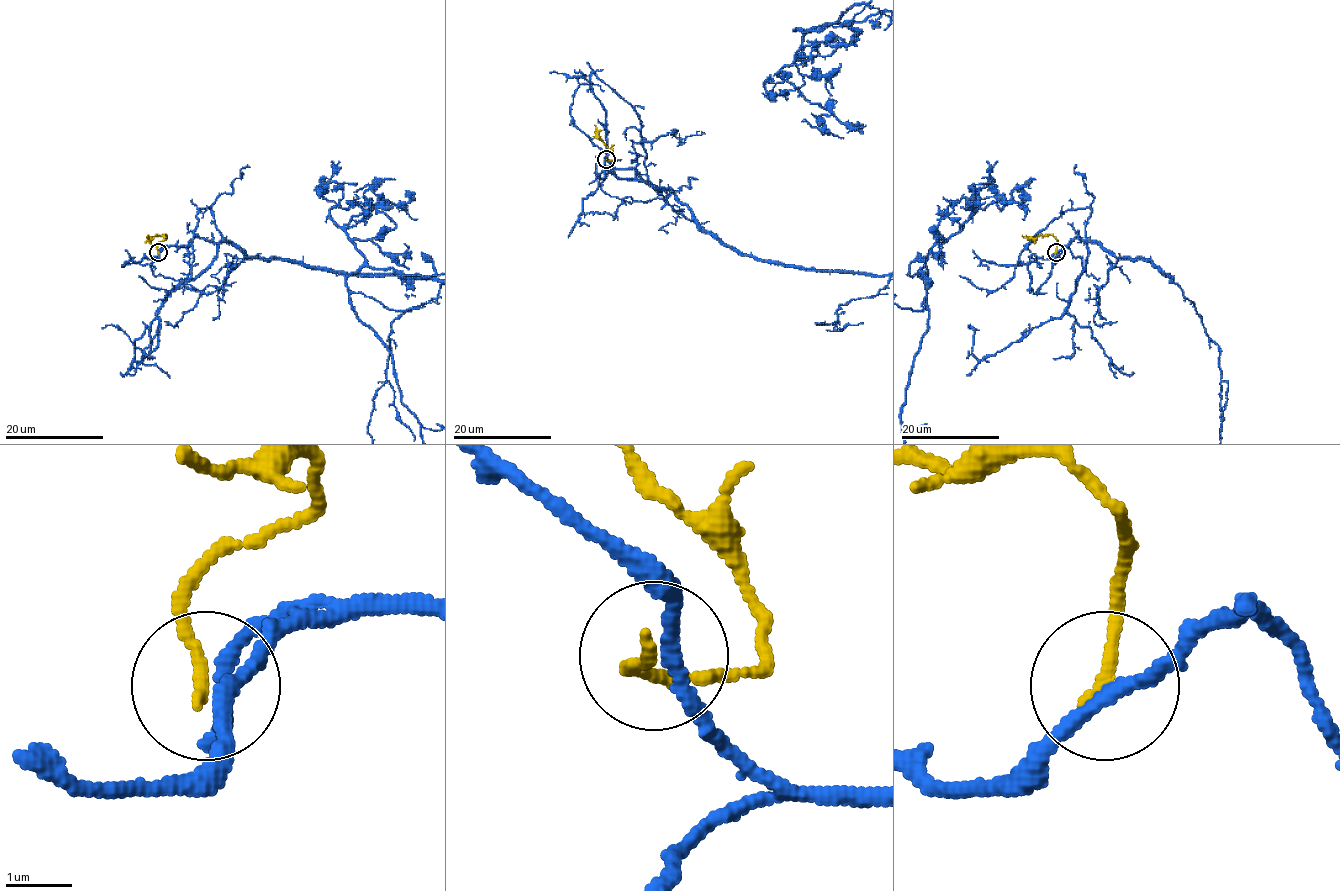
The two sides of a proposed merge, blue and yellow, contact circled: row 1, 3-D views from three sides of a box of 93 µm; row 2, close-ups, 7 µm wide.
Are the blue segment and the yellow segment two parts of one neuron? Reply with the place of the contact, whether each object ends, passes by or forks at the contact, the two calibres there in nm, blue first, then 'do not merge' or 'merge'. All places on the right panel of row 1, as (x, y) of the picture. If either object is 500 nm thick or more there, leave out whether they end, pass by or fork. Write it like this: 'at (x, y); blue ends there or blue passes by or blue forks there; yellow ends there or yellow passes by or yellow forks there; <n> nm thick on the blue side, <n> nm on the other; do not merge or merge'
at (1056, 252); blue passes by; yellow ends there; 200 nm thick on the blue side, 200 nm on the other; do not merge

